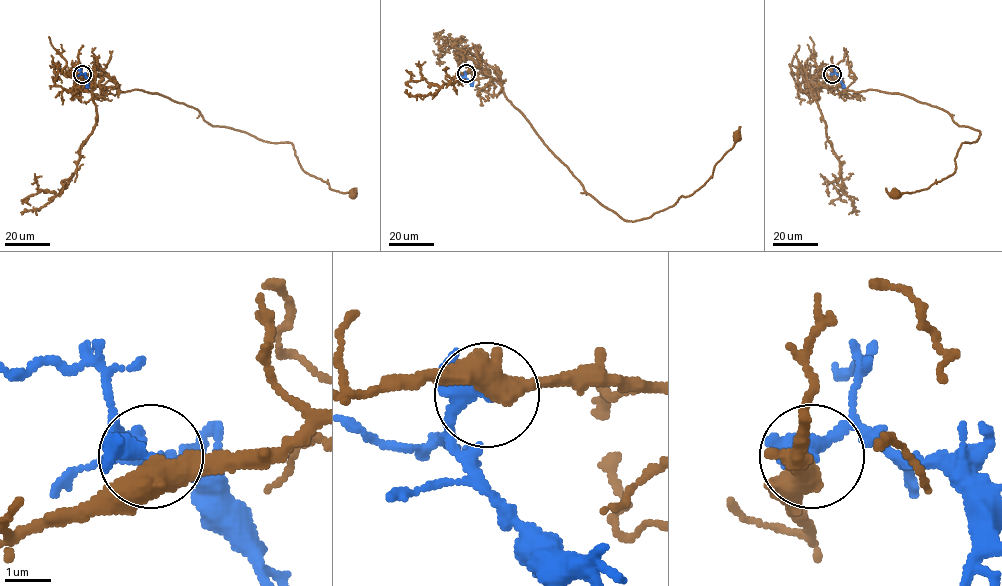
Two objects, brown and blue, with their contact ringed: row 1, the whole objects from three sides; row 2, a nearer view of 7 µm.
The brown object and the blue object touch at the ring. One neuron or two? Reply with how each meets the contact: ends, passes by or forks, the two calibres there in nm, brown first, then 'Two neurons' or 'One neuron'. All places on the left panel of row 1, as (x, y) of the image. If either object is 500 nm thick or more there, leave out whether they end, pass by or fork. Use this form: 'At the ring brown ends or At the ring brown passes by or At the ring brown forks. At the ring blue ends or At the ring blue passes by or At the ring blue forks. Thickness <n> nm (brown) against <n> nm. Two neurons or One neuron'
At the ring brown passes by. At the ring blue passes by. Thickness 480 nm (brown) against 300 nm. Two neurons

